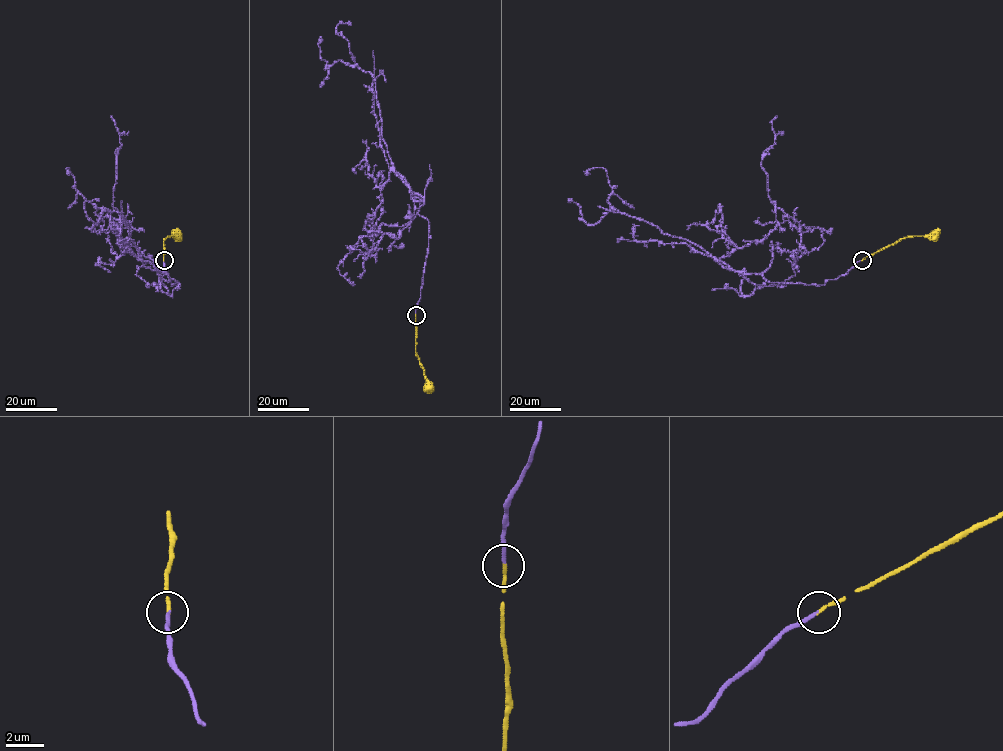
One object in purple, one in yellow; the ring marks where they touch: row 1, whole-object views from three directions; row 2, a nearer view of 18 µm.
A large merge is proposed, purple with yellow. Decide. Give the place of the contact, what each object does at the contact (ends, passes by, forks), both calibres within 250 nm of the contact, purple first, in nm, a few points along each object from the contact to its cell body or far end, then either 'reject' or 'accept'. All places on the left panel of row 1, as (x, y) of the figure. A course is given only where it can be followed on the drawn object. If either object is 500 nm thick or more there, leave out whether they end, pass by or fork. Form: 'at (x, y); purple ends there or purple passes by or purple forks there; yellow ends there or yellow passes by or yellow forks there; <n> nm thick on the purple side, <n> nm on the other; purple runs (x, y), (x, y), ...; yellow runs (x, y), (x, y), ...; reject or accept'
at (164, 260); purple ends there; yellow ends there; 190 nm thick on the purple side, 170 nm on the other; purple runs (164, 260), (171, 285), (177, 282), (141, 258), (121, 214), (88, 201), (75, 187), (68, 167), (69, 175); yellow runs (164, 260), (164, 239), (177, 233); accept

